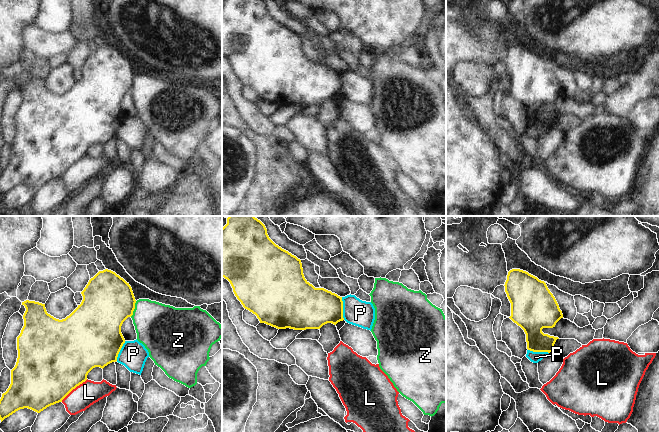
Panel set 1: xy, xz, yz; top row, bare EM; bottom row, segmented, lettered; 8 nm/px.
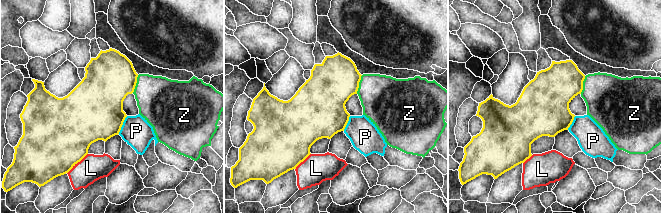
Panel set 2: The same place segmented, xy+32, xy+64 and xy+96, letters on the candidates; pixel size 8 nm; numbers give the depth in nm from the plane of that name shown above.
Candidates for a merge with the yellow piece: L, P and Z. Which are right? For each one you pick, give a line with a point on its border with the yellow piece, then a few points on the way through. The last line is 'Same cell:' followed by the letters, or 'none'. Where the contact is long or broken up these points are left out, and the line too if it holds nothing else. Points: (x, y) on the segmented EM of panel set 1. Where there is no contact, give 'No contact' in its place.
Same cell: none

